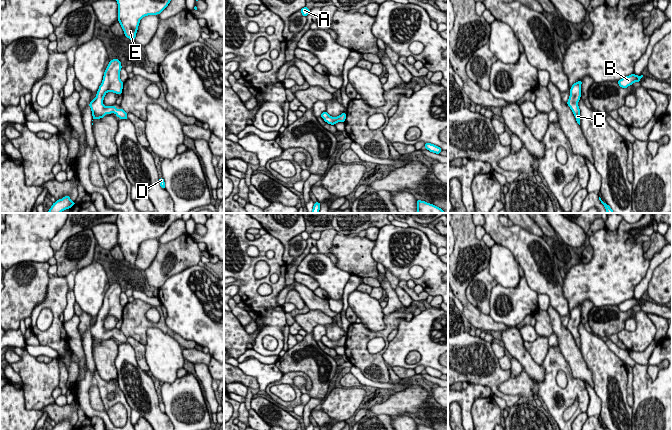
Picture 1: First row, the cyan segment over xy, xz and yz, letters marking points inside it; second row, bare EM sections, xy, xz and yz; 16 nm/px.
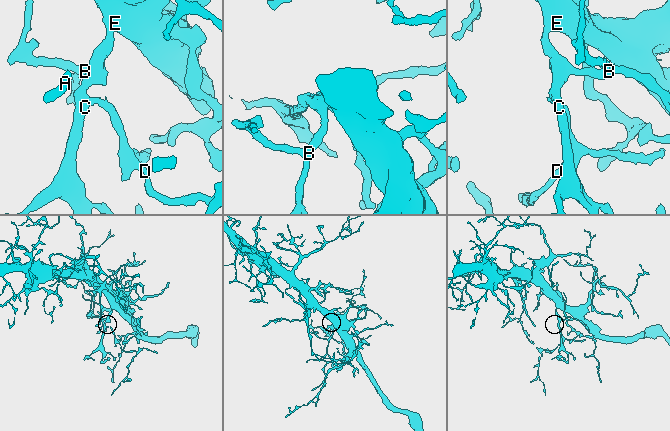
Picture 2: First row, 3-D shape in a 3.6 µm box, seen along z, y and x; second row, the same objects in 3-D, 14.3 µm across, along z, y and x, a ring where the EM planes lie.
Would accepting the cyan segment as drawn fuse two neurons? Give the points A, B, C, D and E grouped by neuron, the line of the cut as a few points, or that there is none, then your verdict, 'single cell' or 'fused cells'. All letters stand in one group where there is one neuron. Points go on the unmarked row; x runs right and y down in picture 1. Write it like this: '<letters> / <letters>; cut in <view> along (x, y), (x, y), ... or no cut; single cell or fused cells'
A B C D E; no cut; single cell

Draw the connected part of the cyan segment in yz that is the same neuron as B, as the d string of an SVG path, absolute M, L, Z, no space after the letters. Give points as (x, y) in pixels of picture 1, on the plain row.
M631 298L629 300L626 300L626 301L620 303L617 306L620 311L627 312L628 310L632 309L634 306L639 306L642 301L643 301L643 299L641 299L639 301L638 299Z

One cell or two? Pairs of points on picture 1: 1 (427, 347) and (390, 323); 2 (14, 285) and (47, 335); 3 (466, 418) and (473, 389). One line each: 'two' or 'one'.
1: two
2: two
3: one

